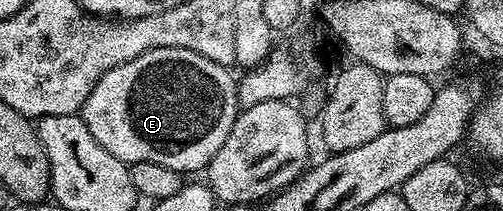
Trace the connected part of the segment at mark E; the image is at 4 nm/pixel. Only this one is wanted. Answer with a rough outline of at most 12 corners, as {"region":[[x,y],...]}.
{"region":[[152,49],[80,114],[127,165],[210,166],[238,120],[231,68]]}

